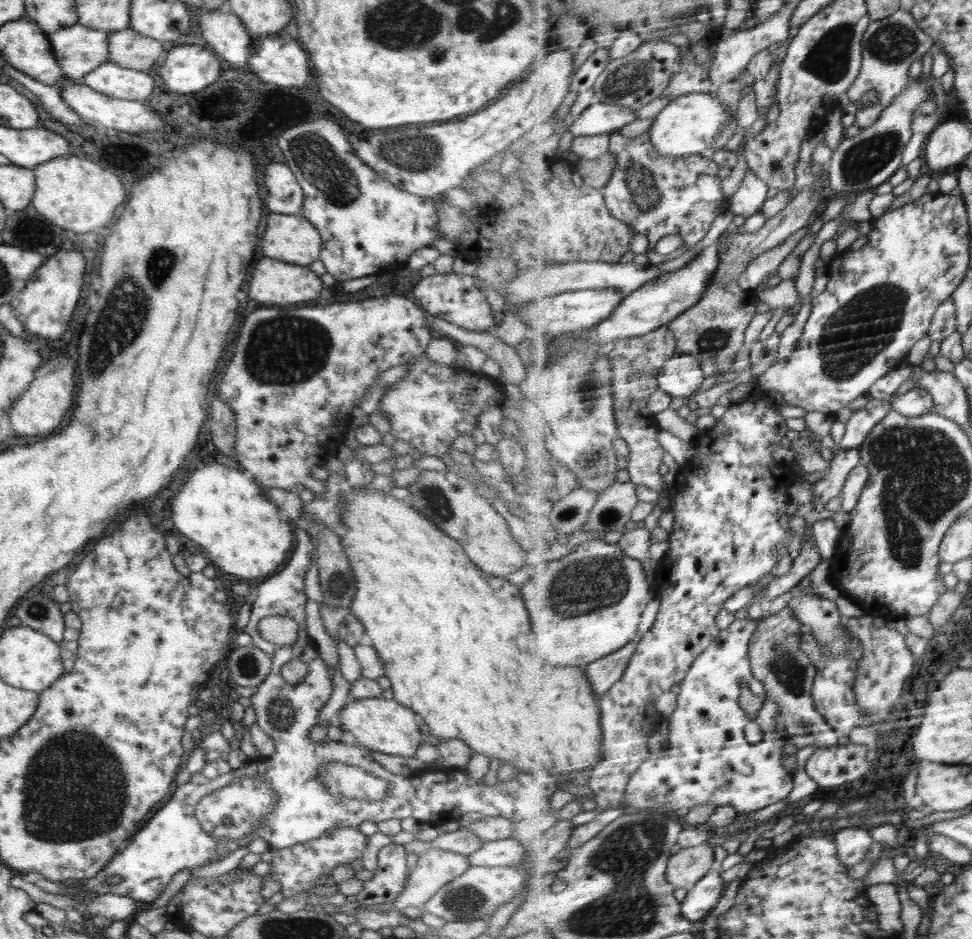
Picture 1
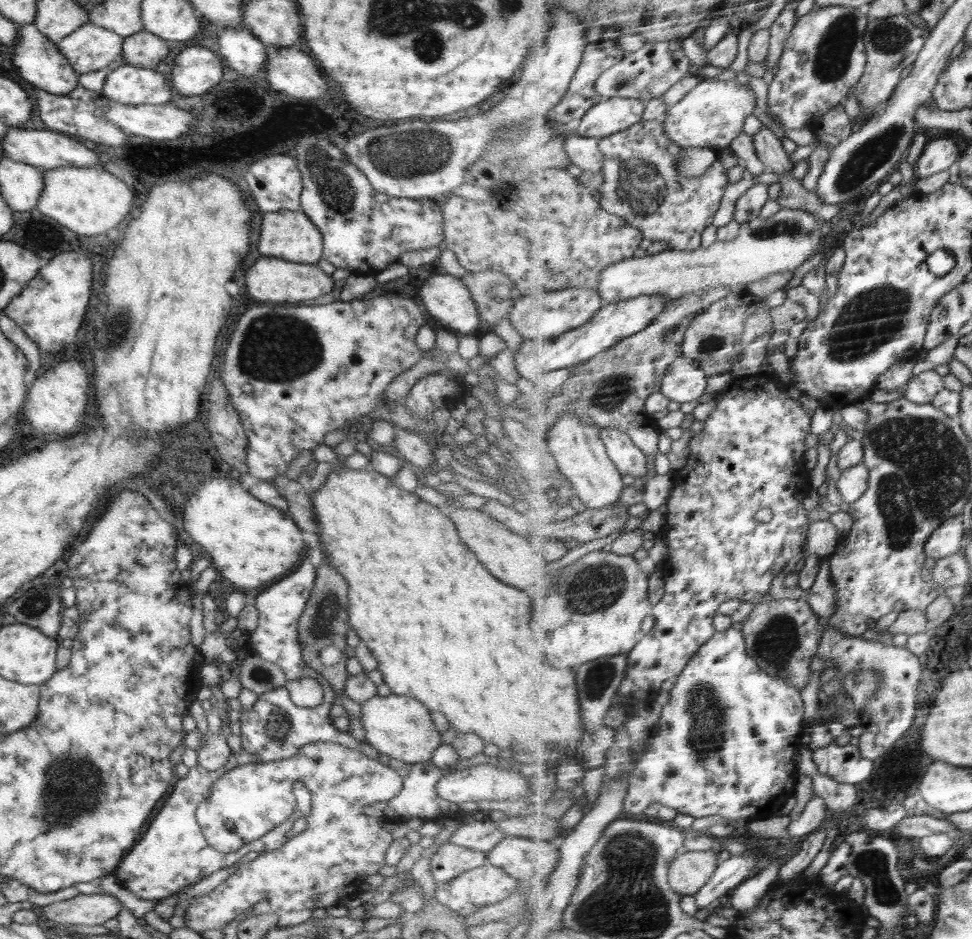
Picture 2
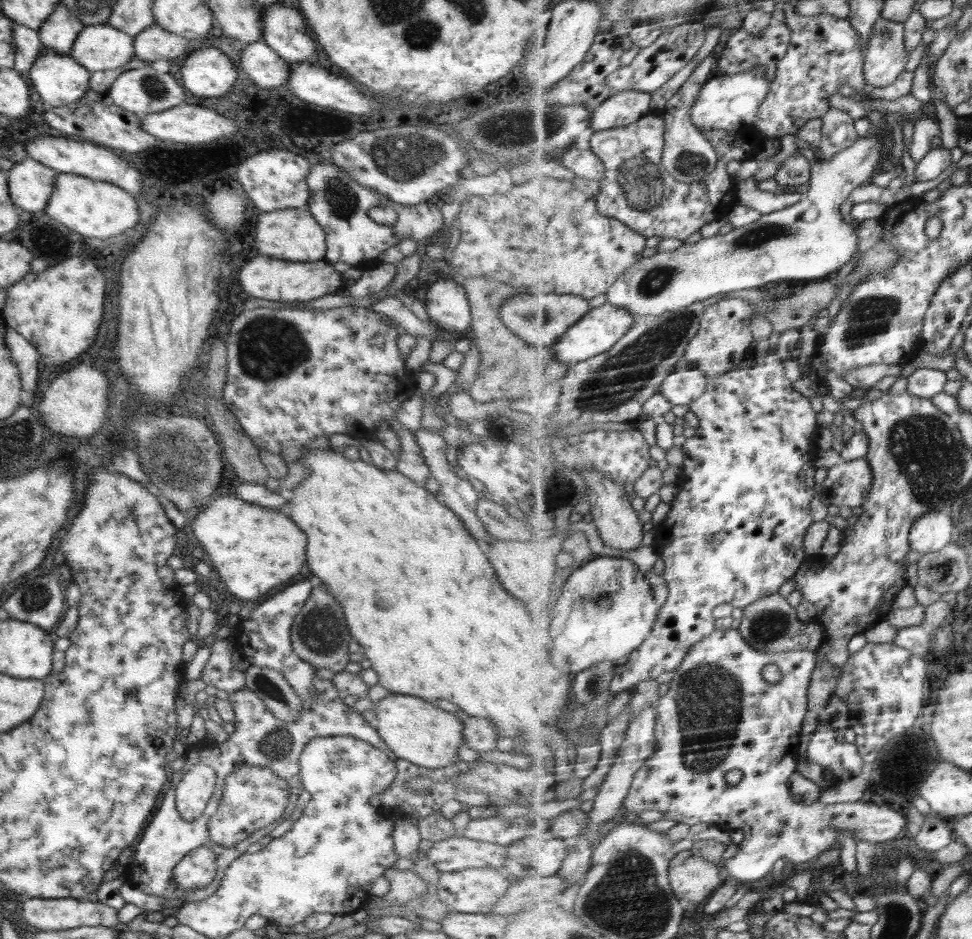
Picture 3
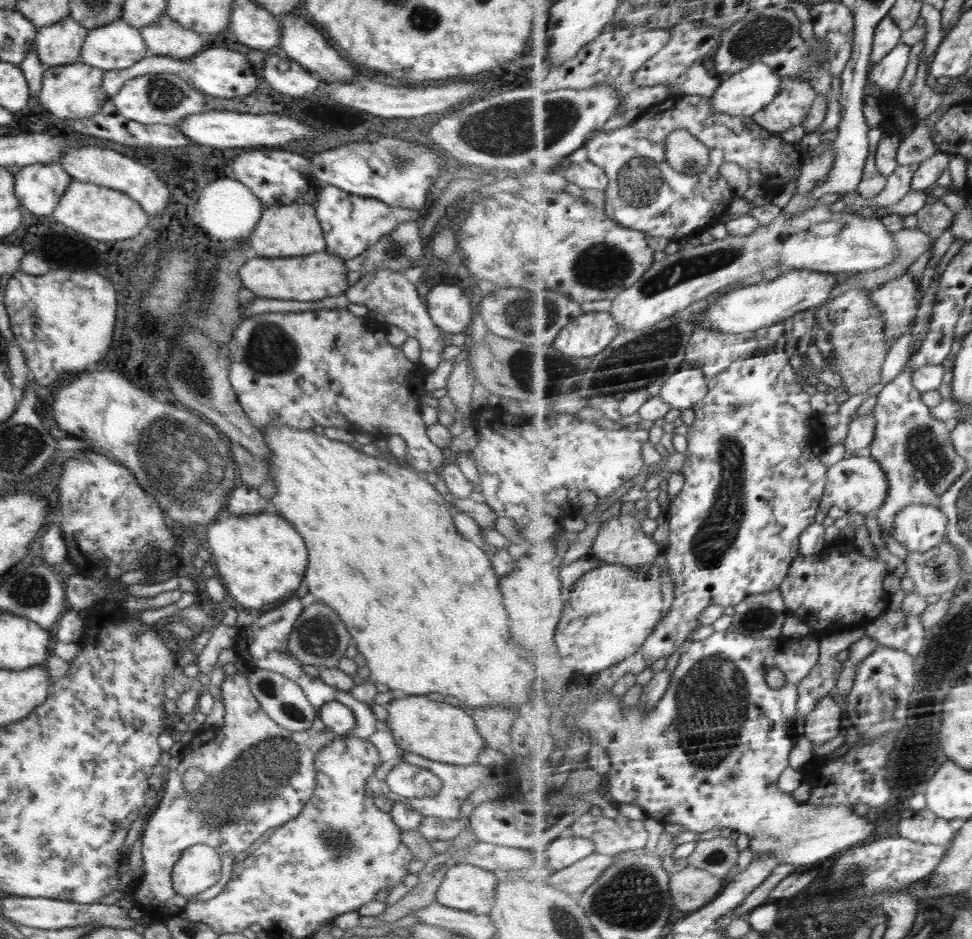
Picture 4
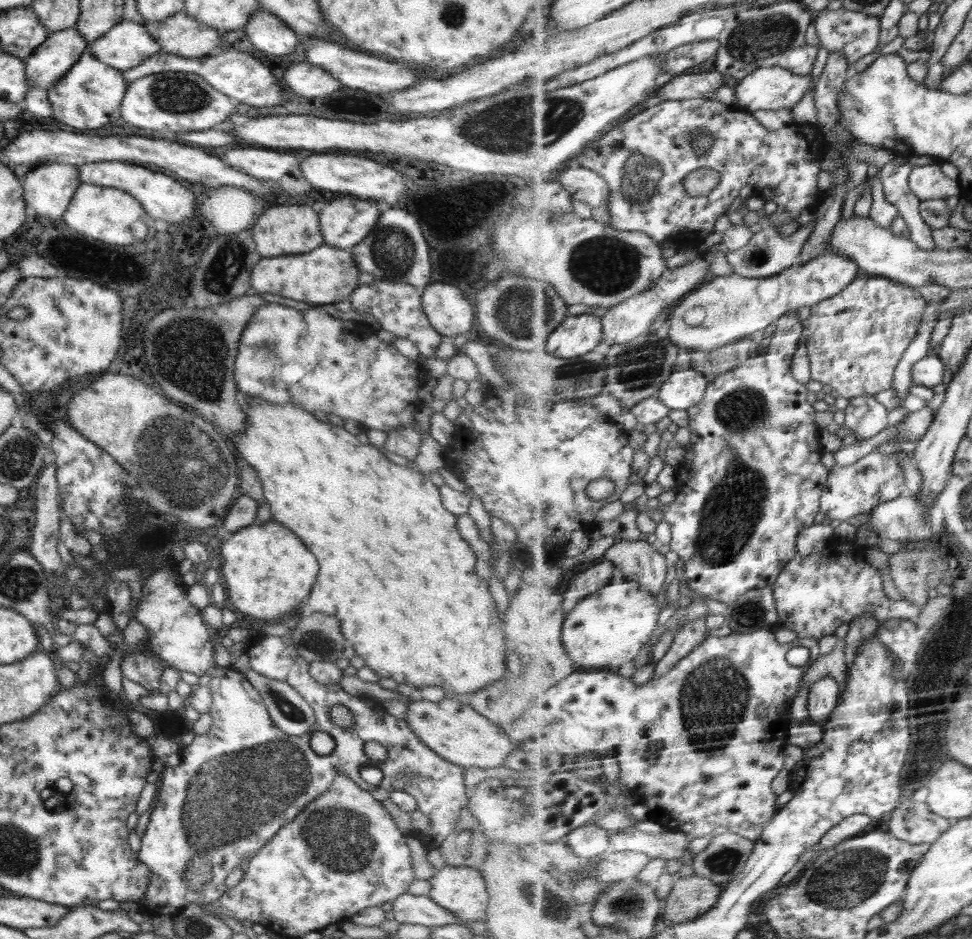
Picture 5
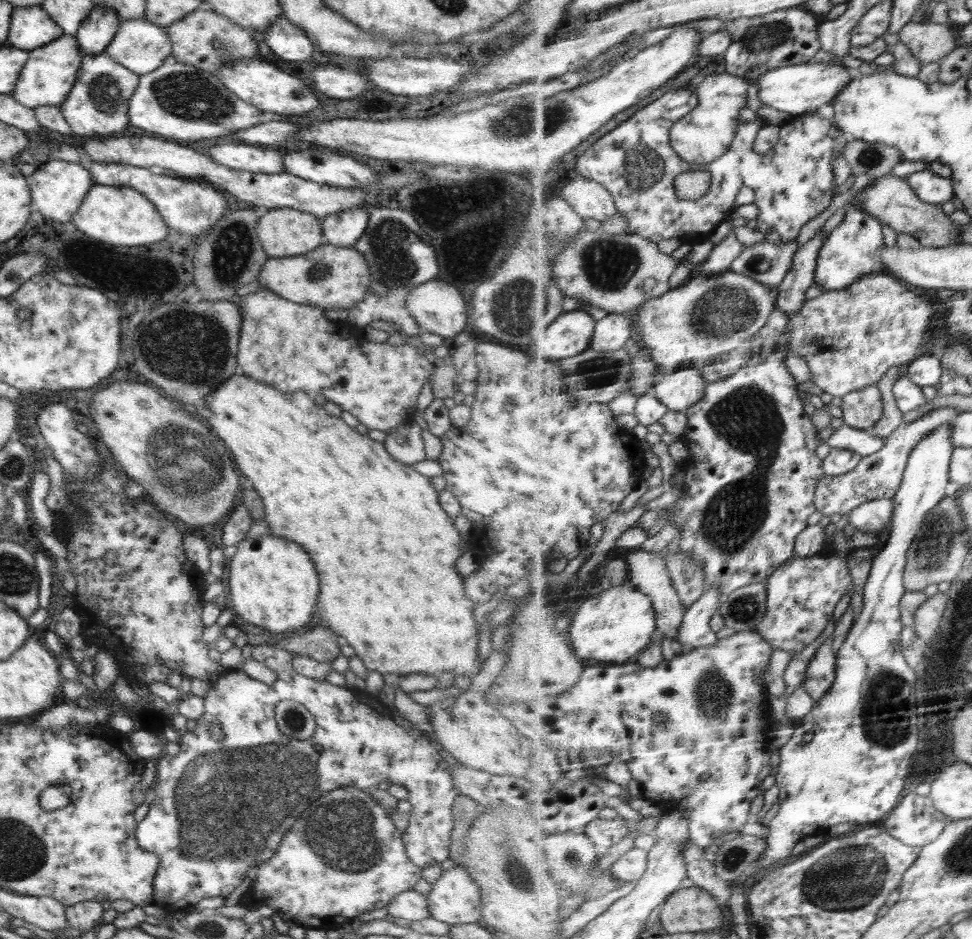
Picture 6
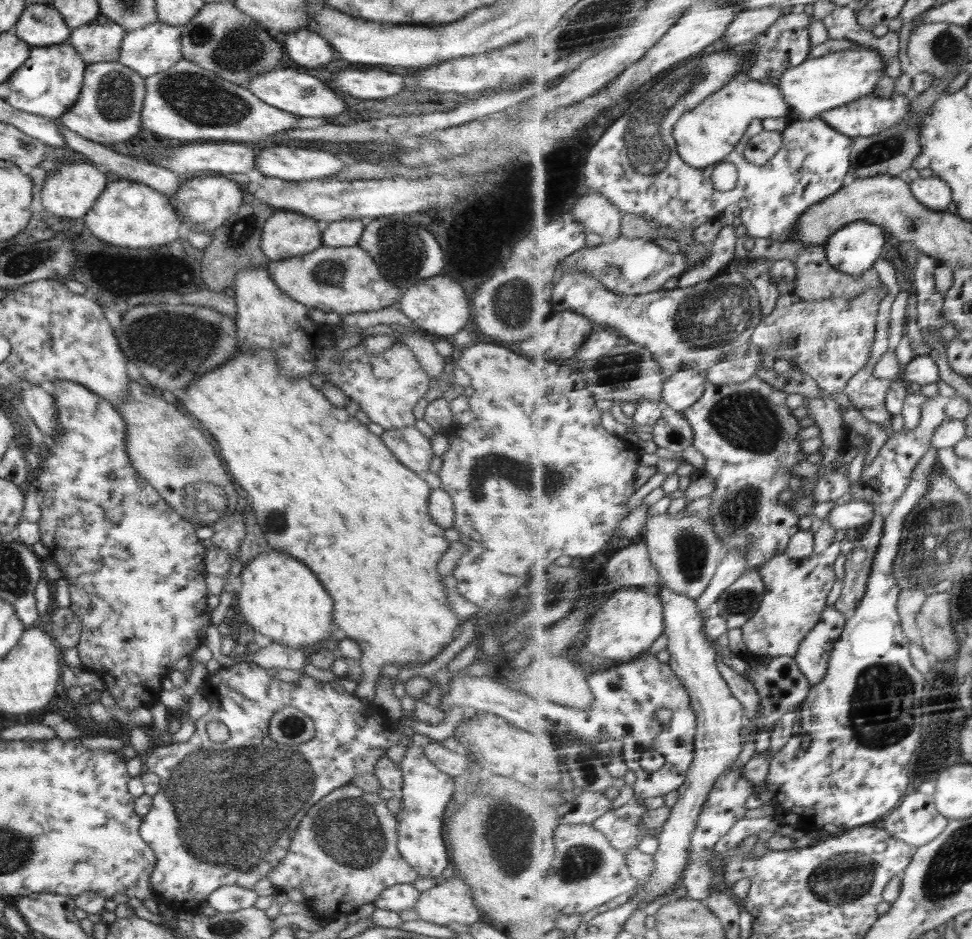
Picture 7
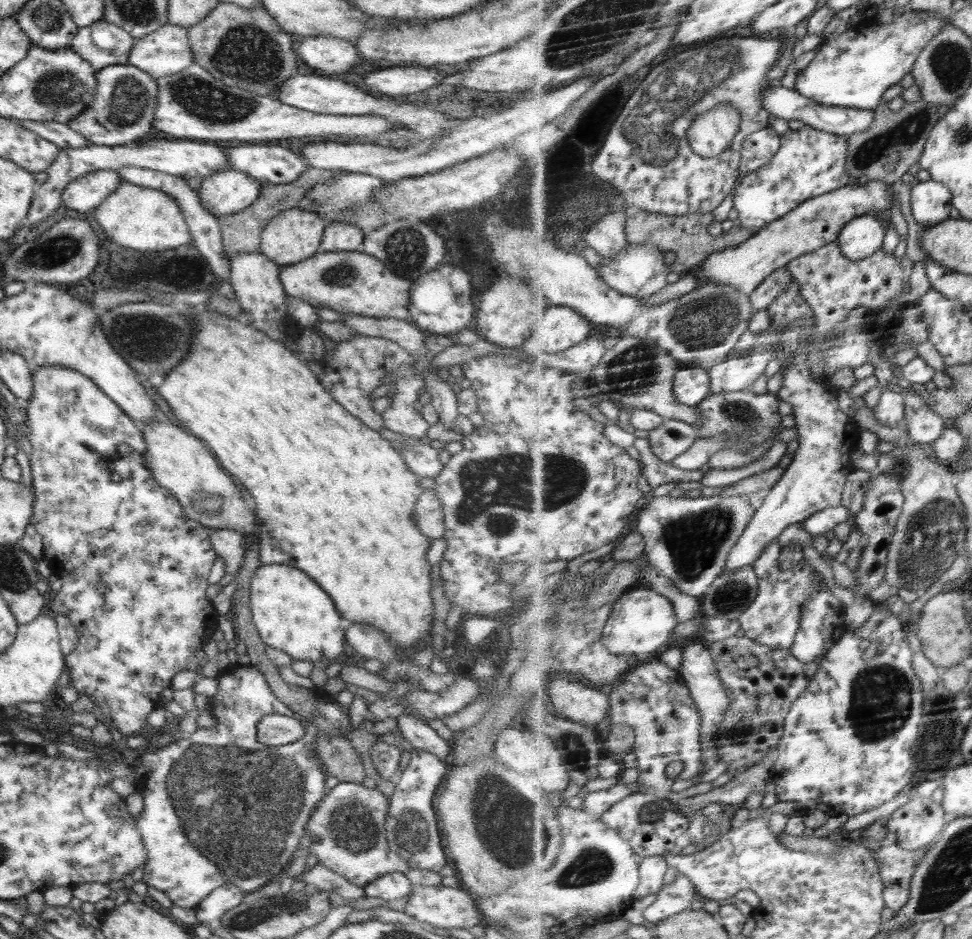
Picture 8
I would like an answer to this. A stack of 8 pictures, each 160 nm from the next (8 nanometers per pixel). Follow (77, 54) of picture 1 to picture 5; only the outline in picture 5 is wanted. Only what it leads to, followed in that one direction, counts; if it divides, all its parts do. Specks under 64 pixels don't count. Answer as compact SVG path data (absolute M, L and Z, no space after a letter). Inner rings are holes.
M124 18L88 45L88 50L100 62L119 71L130 70L161 52L160 44L152 38L145 25Z

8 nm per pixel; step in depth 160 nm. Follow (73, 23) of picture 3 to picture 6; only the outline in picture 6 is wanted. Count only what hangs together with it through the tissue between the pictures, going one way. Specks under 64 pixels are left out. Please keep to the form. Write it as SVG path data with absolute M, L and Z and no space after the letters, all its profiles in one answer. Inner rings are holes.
M62 34L48 45L40 46L28 53L28 60L24 63L20 76L9 94L16 102L28 108L34 109L39 106L60 108L73 87L84 55L78 47L75 36Z

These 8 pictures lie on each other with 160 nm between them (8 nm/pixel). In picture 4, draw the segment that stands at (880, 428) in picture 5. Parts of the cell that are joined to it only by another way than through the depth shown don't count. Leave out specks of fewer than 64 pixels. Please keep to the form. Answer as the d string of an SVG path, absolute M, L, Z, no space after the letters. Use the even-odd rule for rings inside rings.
M870 411L868 414L849 420L849 422L849 436L844 442L847 452L858 452L859 455L867 453L871 444L877 439L879 422L875 411Z

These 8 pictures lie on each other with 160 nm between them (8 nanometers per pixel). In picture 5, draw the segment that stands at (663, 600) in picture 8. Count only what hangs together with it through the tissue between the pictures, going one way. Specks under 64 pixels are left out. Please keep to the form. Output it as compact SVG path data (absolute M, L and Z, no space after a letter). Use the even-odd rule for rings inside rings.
M616 577L608 586L592 594L568 616L564 644L581 670L619 670L634 661L659 628L663 604L660 597L646 591L632 579Z

